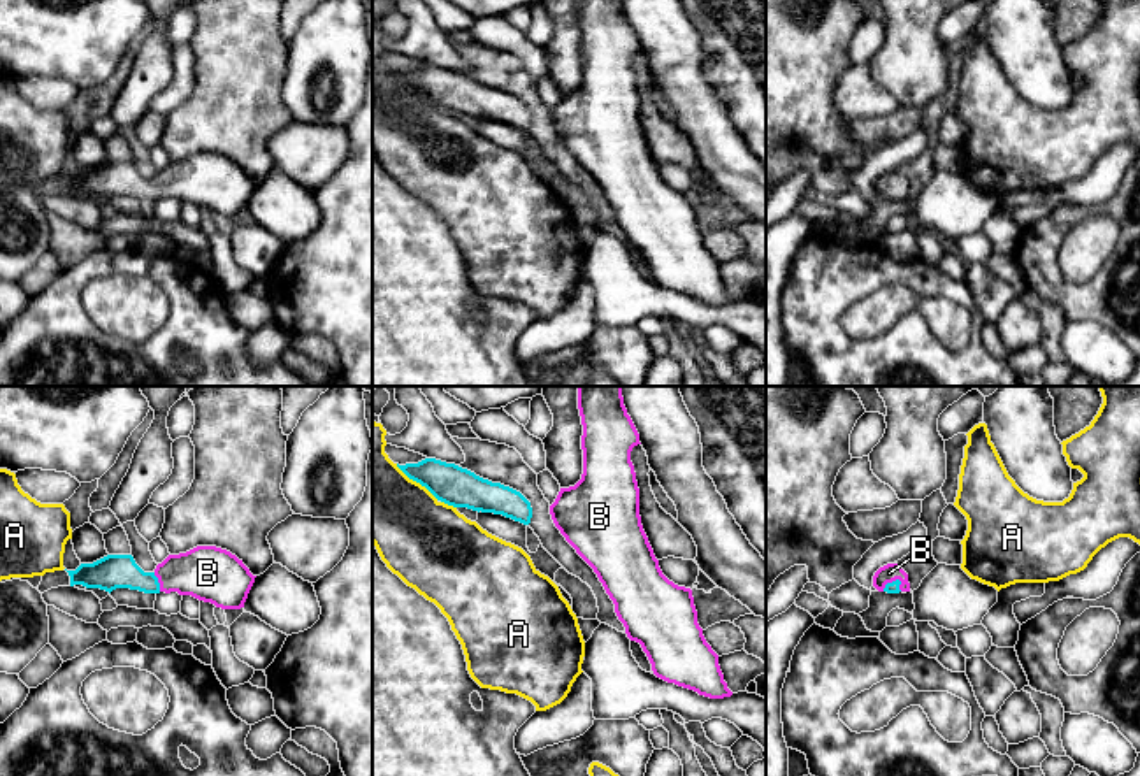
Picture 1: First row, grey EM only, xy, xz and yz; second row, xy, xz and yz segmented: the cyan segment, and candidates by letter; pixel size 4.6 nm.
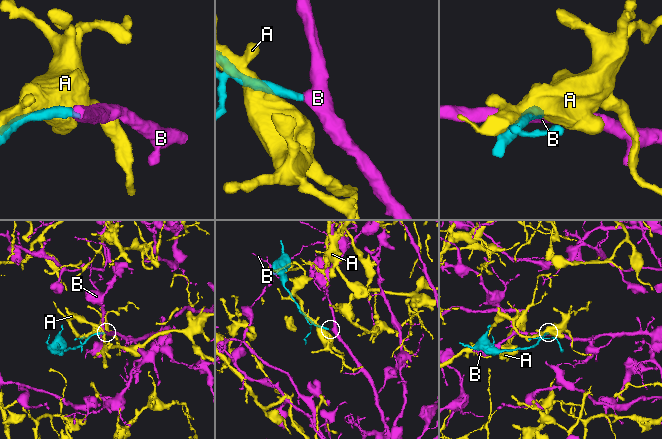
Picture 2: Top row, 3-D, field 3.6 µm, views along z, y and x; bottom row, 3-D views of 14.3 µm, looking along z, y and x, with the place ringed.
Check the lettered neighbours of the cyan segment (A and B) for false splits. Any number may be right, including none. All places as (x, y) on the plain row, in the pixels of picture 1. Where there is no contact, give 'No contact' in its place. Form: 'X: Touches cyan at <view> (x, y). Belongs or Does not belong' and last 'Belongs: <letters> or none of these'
A: Touches cyan at xz (417, 88). Does not belong
B: Touches cyan at xy (157, 188). Belongs
Belongs: B

